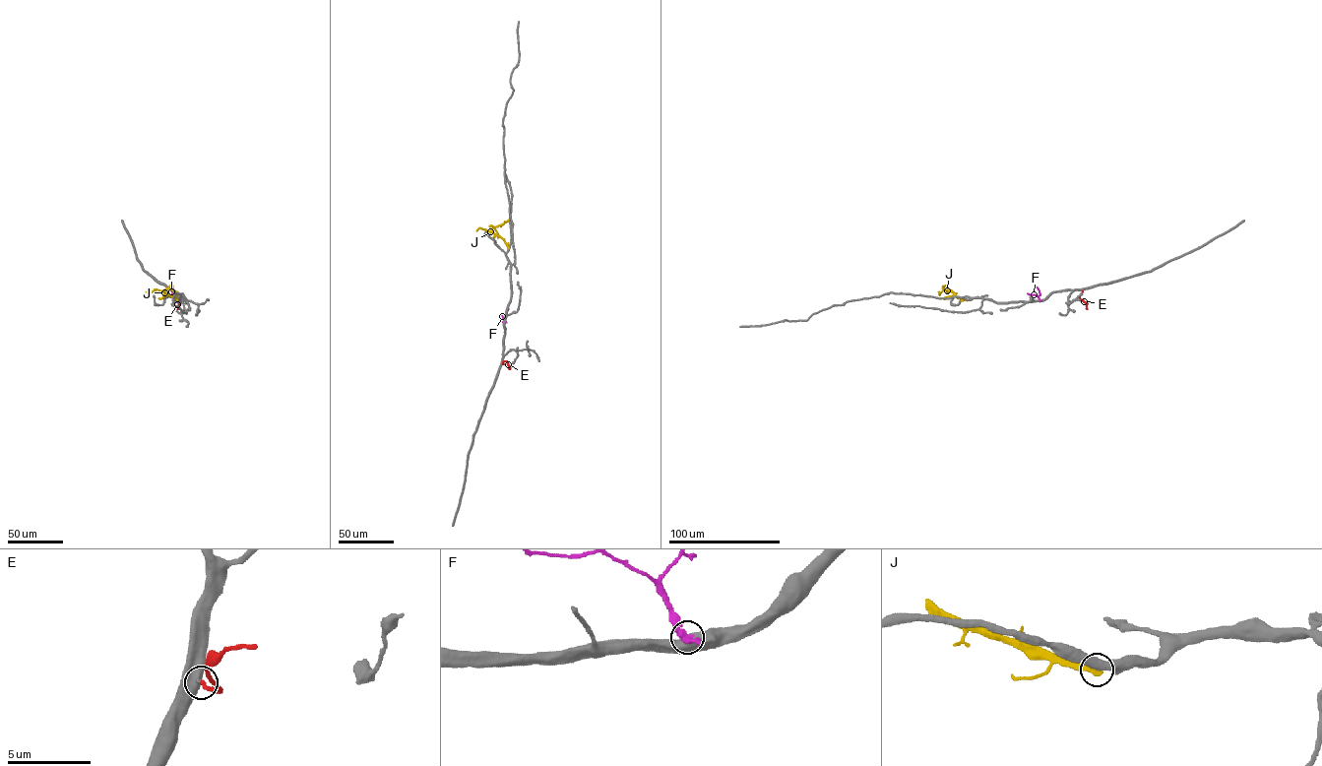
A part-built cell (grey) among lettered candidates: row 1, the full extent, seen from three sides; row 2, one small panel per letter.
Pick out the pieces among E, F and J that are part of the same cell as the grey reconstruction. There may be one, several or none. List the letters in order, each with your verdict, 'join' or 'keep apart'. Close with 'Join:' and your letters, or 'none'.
E: join
F: keep apart
J: keep apart
Join: E

